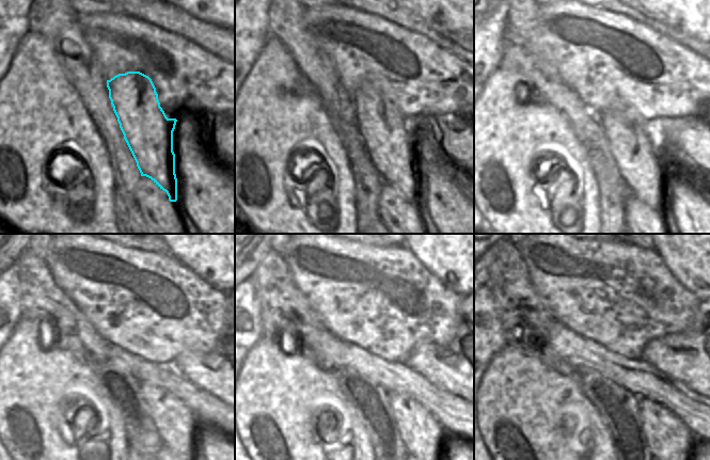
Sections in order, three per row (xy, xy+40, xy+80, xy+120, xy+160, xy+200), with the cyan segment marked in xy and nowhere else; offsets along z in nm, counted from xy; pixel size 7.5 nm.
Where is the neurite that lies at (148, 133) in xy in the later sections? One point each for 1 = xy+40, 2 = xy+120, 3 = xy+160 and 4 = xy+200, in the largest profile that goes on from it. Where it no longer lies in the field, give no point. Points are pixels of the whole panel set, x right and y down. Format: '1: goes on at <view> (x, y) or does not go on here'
1: goes on at xy+40 (391, 140)
2: goes on at xy+120 (179, 430)
3: goes on at xy+160 (424, 437)
4: goes on at xy+200 (672, 444)

